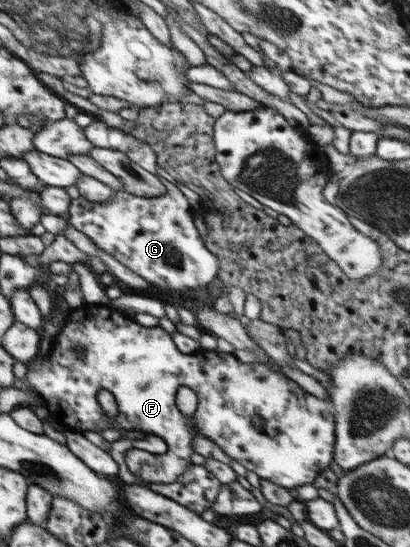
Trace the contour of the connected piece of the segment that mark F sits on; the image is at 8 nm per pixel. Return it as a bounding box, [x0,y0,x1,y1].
[26,303,336,488]

